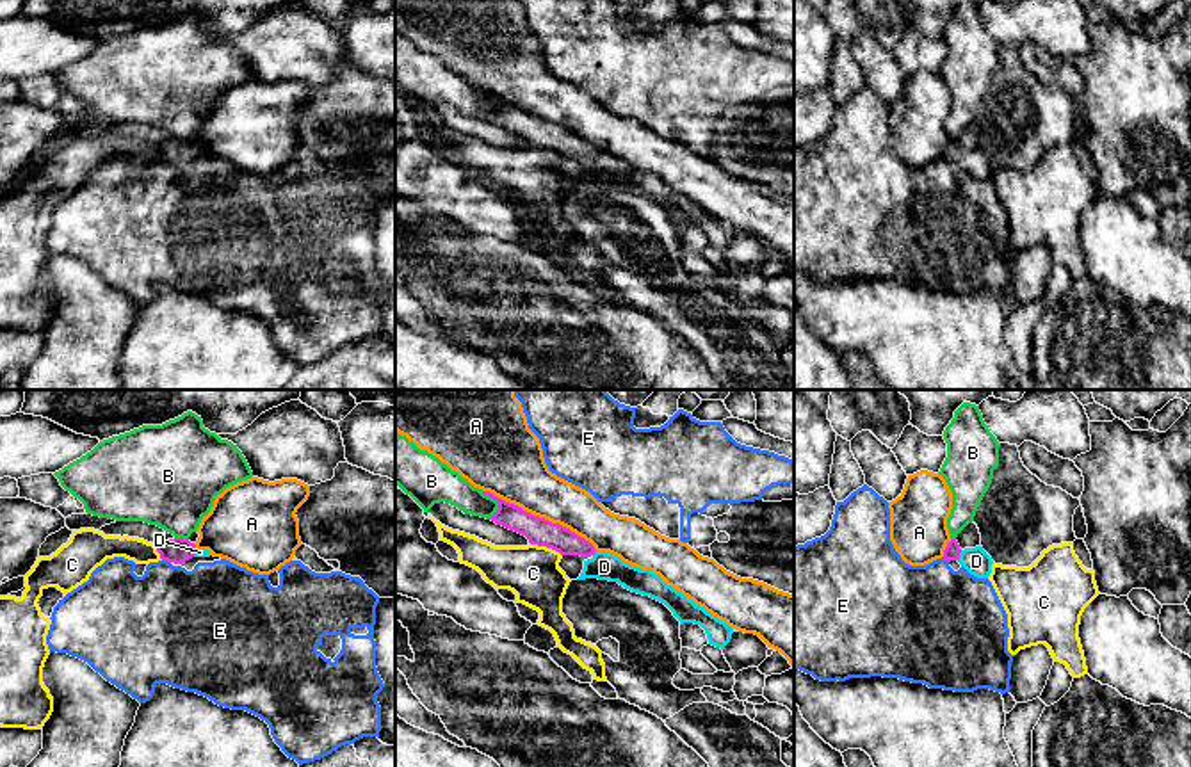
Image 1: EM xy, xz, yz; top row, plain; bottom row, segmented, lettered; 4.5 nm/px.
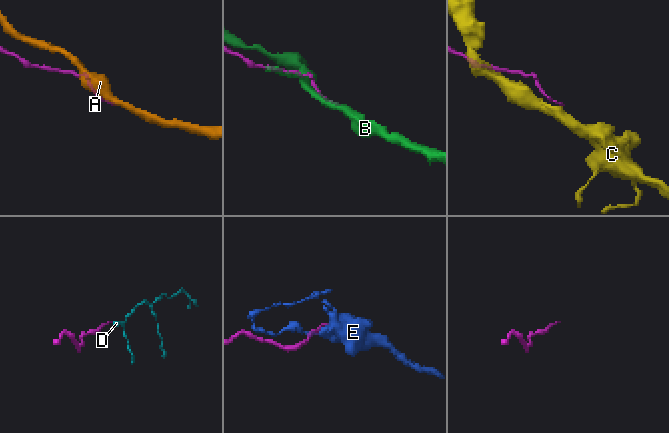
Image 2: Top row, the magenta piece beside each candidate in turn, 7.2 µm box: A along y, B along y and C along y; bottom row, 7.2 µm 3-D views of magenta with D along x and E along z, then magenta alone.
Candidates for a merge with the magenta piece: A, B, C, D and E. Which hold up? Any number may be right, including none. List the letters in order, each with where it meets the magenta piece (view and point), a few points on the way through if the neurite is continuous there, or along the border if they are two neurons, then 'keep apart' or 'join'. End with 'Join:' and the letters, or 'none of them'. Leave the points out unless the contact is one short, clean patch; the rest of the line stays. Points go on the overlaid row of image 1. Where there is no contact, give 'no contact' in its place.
A: contact xz (538, 516); keep apart
B: contact xz (497, 500); keep apart
C: contact xz (547, 547); keep apart
D: contact yz (958, 556); way yz (953, 550), (958, 556), (976, 561); join
E: contact xy (166, 559); keep apart
Join: D

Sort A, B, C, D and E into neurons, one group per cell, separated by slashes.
A / B / C / D / E

